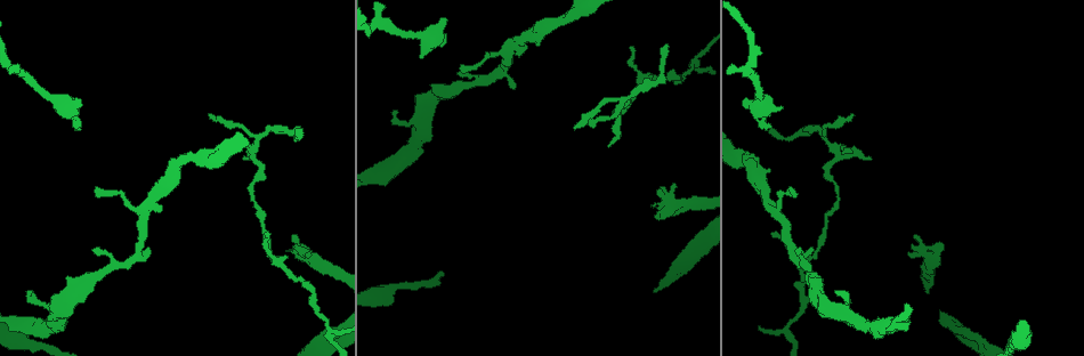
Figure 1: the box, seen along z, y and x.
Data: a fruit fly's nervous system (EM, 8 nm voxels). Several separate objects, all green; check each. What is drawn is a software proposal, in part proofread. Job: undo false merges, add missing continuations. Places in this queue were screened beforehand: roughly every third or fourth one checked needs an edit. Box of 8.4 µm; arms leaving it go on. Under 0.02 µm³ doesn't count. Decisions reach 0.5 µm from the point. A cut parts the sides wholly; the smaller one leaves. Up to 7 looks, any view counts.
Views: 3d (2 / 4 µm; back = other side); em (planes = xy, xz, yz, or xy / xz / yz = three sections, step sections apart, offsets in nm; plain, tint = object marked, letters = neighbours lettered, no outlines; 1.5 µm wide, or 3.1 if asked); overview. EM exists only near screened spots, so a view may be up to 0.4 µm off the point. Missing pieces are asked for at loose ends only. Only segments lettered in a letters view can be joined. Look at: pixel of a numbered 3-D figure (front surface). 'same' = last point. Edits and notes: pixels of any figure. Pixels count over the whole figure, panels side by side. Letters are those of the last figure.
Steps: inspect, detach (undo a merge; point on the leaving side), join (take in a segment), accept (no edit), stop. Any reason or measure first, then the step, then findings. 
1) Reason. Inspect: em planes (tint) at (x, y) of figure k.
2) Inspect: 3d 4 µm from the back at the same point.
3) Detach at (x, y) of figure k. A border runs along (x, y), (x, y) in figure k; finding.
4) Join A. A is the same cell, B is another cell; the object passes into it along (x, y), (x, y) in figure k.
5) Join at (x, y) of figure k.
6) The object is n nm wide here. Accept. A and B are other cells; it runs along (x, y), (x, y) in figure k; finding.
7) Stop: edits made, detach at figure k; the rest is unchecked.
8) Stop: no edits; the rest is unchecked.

Branch stops here. Inspect: 3d 4 µm at (915, 234) of figure 1.

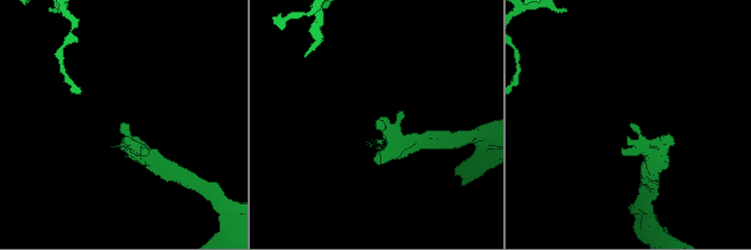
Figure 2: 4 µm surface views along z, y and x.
Inspect: em yz step 8 (tint) at (120, 125) of figure 2.

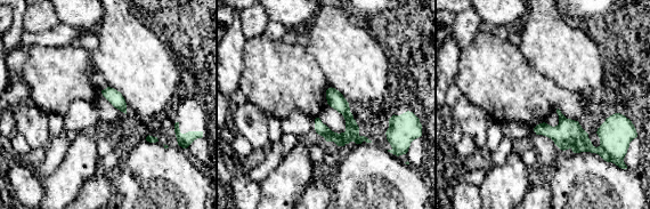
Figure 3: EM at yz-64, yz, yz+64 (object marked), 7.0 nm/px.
Inspect: em planes (letters) at the same point.

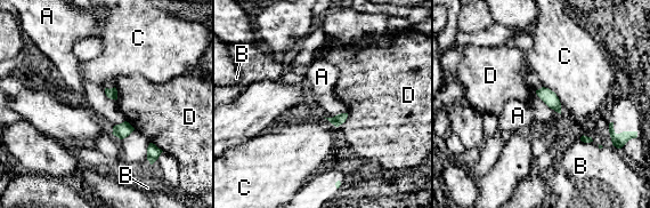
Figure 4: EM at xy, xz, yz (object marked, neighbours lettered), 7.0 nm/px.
Accept. A, B, C and D are other cells; a border runs along (543, 86), (555, 94), (561, 113) in figure 4; no lettered segment goes on from it.

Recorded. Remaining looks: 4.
Sudden change in width. Inspect: em planes (letters) at (16, 322) of figure 1.

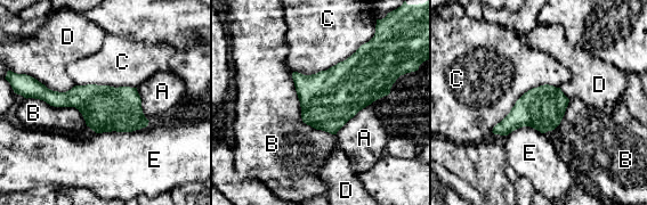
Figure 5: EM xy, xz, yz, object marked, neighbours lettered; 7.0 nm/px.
Accept. A, B, C, D and E are other cells; a border runs along (368, 41), (325, 70), (293, 72) in figure 5; all the same neuron.

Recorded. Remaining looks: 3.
Free end. Inspect: 3d 2 µm at (79, 129) of figure 1.

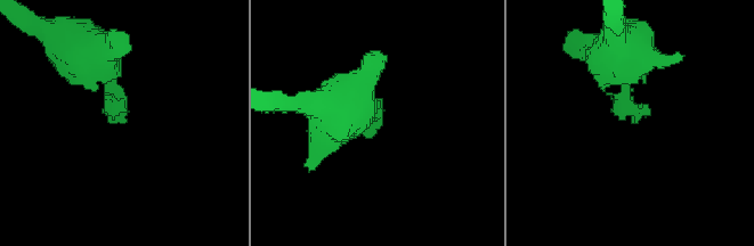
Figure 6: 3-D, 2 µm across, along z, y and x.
Inspect: em planes (tint) at (121, 122) of figure 6.

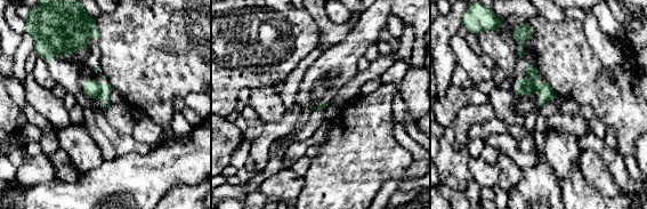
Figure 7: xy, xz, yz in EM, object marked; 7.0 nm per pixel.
Inspect: em planes (letters) at the same point.

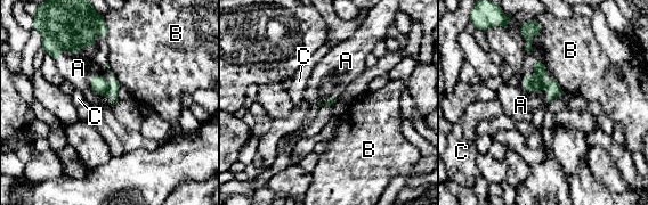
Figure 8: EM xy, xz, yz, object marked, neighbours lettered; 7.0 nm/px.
The longest contact is with A, 240 nm. Join A. A is the same cell, B and C are other cells; the object passes into it along (99, 84), (97, 93), (78, 68) in figure 8; it goes on there.

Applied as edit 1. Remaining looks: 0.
Stop: edits made, join at figure 8; the rest is unchecked.

